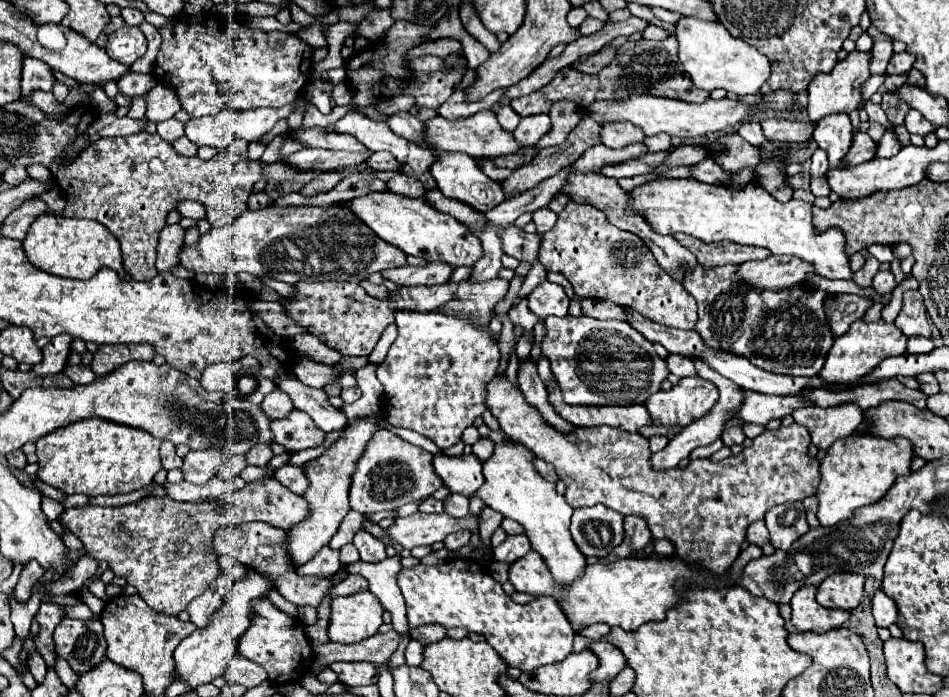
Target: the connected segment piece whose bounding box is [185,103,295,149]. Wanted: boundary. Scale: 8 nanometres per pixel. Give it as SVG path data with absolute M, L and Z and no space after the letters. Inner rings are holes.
M294 103L281 107L281 109L271 109L271 107L263 107L263 109L251 109L251 111L231 111L231 109L223 109L217 115L207 115L207 117L197 117L197 119L189 119L185 123L185 135L195 143L195 145L209 145L209 147L217 147L217 149L225 149L229 147L229 143L235 137L241 137L245 141L259 141L267 131L271 131L271 127L281 119L287 117L289 113L295 110Z

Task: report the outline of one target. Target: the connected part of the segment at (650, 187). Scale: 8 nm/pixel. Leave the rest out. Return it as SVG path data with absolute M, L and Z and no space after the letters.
M657 179L653 183L645 183L631 191L631 207L639 211L649 225L661 235L687 233L705 243L713 241L733 241L739 245L757 245L765 247L775 255L793 255L815 267L815 273L827 279L853 279L853 271L849 267L849 255L845 251L845 235L839 229L827 229L819 233L813 225L811 205L801 199L791 199L787 203L779 203L771 193L763 191L757 183L749 183L747 187L727 187L727 185L707 185L697 179Z

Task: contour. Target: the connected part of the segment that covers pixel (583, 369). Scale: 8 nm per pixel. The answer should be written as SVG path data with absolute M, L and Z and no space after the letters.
M587 315L581 317L547 317L543 321L545 337L541 341L541 355L545 355L551 363L551 371L559 383L563 401L567 405L583 405L583 407L603 407L603 405L633 405L645 403L653 393L661 389L661 383L667 379L669 369L665 359L657 357L653 345L639 335L625 321L599 321Z

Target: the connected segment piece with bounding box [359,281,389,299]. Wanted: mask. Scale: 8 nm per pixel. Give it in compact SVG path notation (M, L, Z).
M361 281L359 285L361 285L369 295L373 295L373 297L389 299L389 291L387 291L387 287L385 287L385 285L371 285L371 283L365 283L365 281Z

